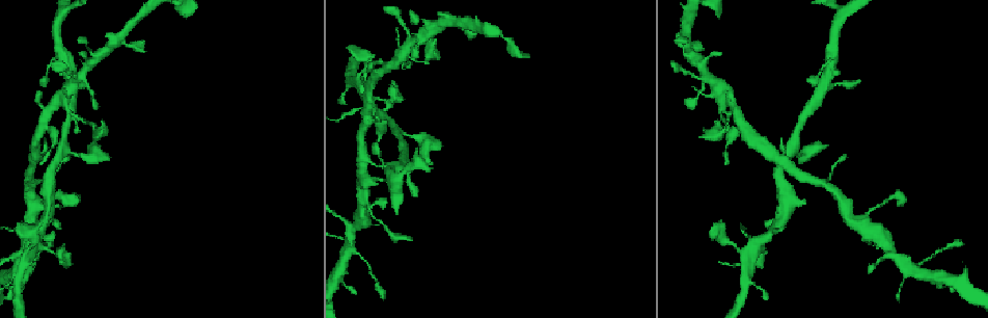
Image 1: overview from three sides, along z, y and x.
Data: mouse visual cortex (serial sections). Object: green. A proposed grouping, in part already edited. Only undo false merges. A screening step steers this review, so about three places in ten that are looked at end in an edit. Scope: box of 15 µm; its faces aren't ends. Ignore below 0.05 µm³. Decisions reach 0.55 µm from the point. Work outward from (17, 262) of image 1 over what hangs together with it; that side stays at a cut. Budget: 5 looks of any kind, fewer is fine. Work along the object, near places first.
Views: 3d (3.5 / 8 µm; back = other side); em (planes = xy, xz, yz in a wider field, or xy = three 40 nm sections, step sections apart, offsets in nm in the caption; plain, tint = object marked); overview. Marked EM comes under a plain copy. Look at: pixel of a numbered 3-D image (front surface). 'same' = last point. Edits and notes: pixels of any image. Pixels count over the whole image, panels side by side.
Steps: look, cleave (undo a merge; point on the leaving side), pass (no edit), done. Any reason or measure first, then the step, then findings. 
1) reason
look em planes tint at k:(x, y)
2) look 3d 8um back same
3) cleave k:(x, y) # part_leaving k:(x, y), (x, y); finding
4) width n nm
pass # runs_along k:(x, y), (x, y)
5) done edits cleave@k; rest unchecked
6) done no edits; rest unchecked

look 3d 3.5um at 1:(921, 261)

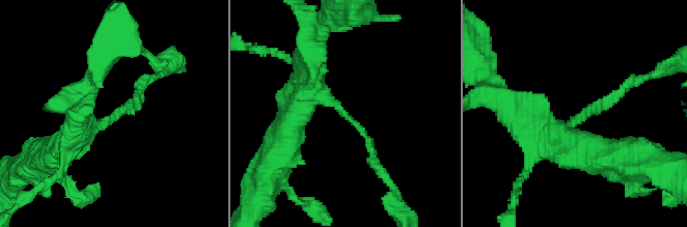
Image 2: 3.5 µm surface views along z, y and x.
arm_widths 150, 450 nm
look em planes tint at 2:(576, 120)

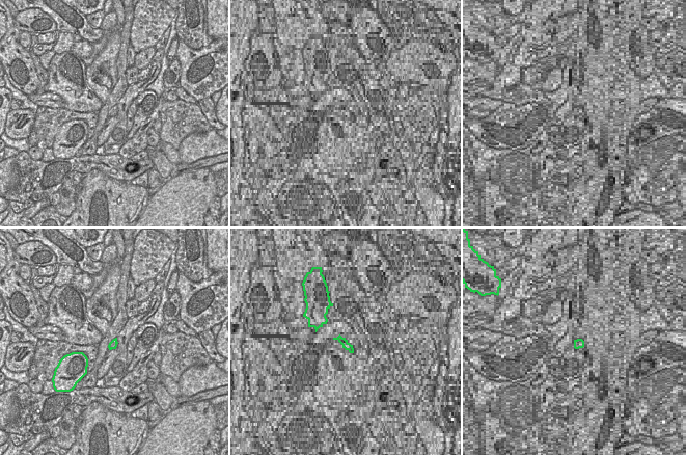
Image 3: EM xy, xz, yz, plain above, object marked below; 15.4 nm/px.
pass # runs_along 2:(311, 71), (308, 92), (356, 123), (373, 161); one cell here

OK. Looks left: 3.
abrupt turn
look 3d 3.5um at 1:(376, 202)

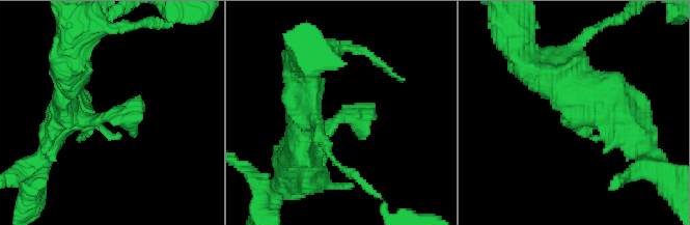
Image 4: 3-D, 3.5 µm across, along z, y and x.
look em xy step 2 tint at 4:(111, 118)

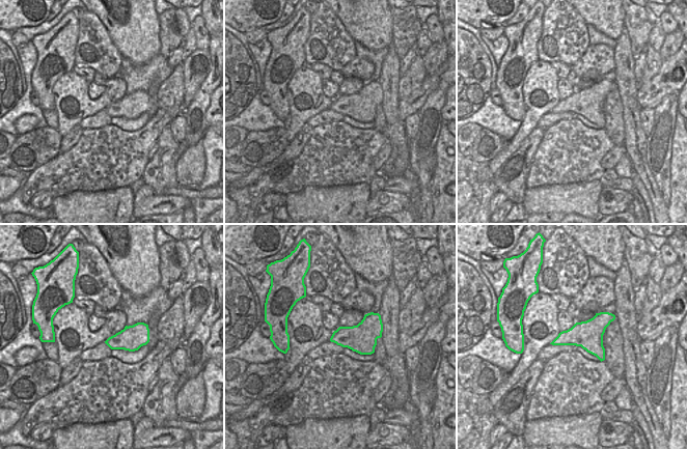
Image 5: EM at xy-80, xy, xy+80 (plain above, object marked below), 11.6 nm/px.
look em xy step 3 tint same

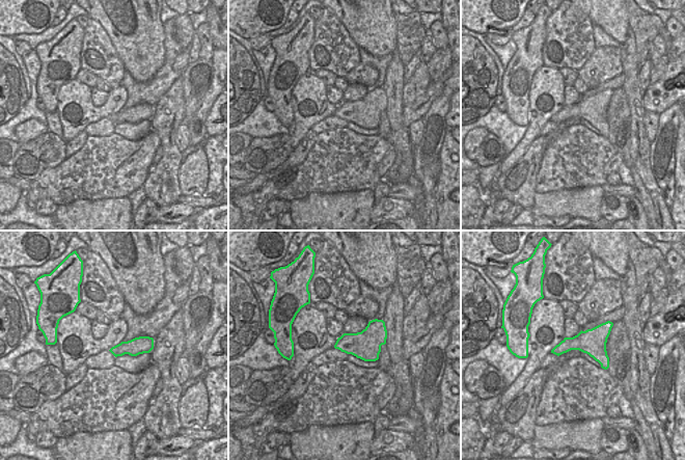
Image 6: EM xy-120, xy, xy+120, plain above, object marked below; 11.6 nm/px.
pass # runs_along 4:(297, 159), (341, 116), (367, 130); one cell here

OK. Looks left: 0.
done no edits; rest unchecked

